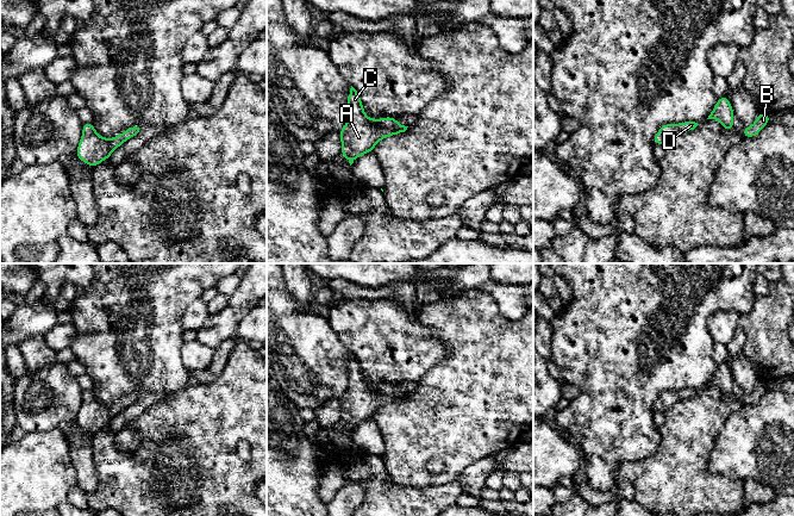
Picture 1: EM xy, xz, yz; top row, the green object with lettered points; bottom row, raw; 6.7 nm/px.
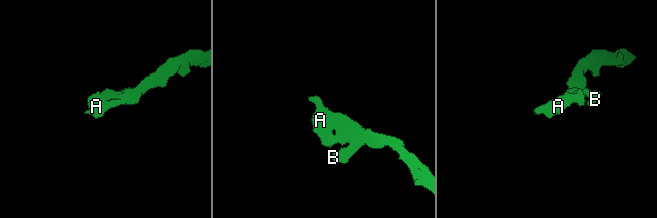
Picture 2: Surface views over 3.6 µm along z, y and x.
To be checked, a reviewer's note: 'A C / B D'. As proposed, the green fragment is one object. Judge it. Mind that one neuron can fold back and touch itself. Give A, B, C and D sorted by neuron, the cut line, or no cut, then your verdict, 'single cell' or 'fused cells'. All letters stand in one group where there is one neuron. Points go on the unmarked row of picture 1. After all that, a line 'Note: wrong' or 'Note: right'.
groups A B C D; cut none; single cell
Note: wrong

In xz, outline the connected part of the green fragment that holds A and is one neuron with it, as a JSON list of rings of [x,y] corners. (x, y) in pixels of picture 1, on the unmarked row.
[[[351,353],[348,362],[349,384],[339,398],[342,409],[340,421],[349,428],[354,428],[367,419],[374,418],[379,408],[388,403],[405,399],[405,393],[395,387],[395,384],[371,386],[365,383],[362,367],[357,358]]]

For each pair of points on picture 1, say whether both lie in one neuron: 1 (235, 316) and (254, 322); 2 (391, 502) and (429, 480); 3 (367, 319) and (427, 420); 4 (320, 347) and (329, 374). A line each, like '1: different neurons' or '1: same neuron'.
1: different neurons
2: different neurons
3: different neurons
4: same neuron

